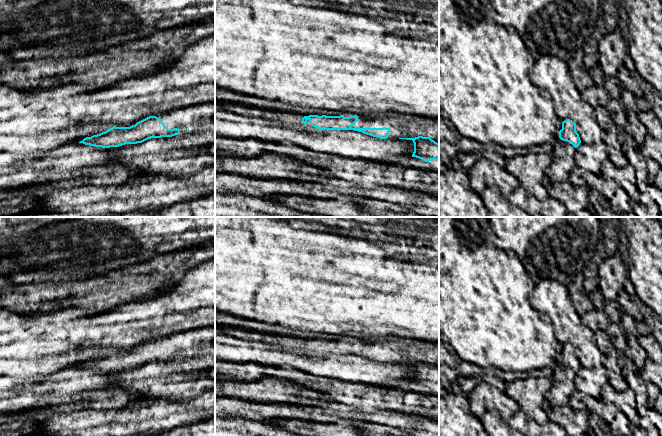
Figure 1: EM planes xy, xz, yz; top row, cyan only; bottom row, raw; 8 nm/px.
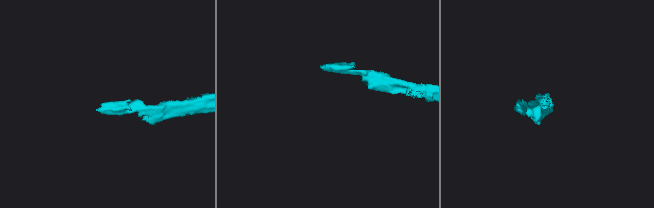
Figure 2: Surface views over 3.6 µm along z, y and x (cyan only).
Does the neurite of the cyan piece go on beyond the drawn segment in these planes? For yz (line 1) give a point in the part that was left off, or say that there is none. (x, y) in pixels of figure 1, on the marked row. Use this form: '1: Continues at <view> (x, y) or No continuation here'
1: Continues at yz (599, 150)

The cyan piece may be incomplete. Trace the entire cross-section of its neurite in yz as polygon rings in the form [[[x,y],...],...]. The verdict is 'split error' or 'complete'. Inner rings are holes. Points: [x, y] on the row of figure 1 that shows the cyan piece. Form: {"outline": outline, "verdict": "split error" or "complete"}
{"outline": [[[570,119],[562,122],[562,129],[559,131],[559,138],[572,144],[576,150],[580,147],[587,148],[592,156],[601,163],[608,158],[607,147],[603,140],[594,144],[586,144],[580,140],[579,134],[576,131],[576,123]]], "verdict": "split error"}

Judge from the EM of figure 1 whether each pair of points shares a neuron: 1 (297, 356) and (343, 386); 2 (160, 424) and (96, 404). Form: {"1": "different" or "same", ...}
{"1": "different", "2": "different"}

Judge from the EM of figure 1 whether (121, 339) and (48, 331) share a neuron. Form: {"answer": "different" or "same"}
{"answer": "same"}

